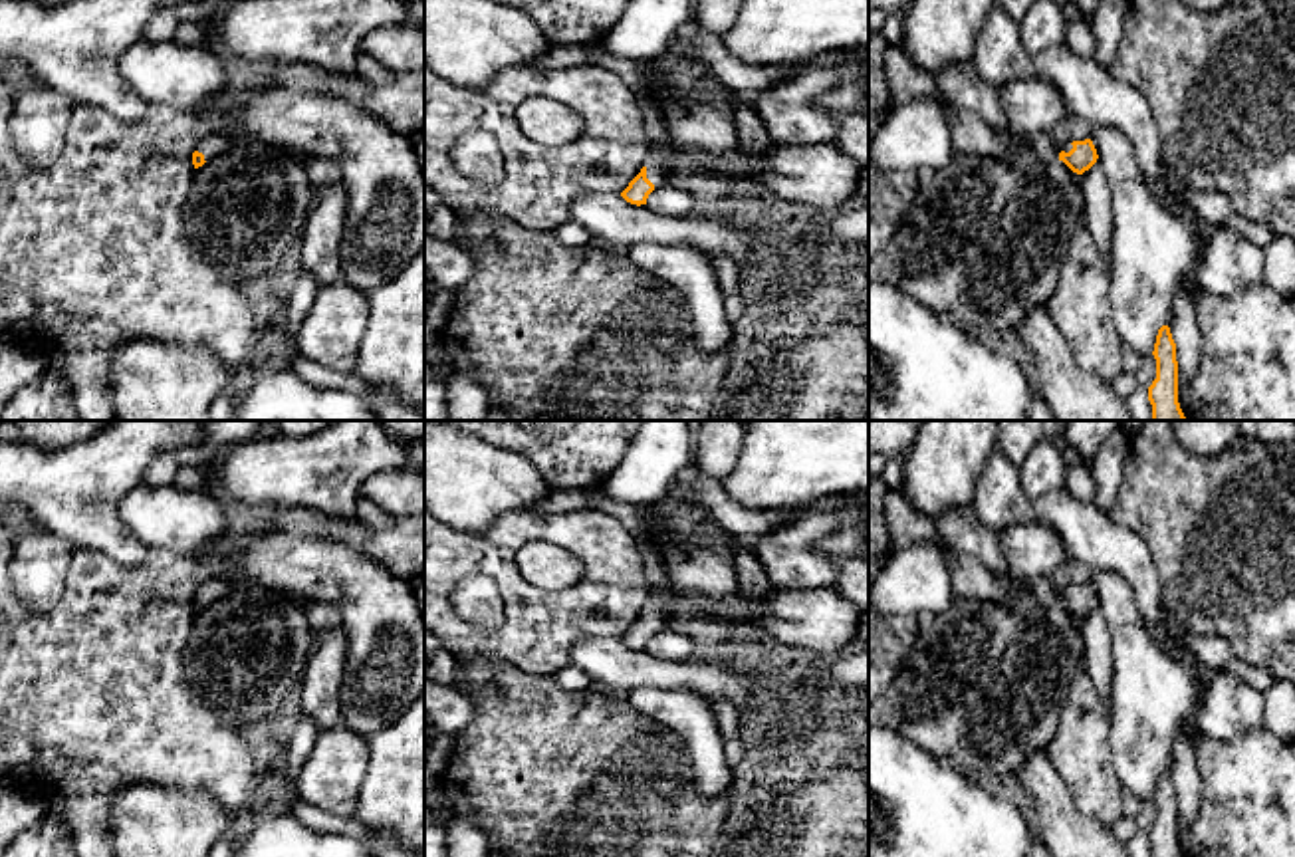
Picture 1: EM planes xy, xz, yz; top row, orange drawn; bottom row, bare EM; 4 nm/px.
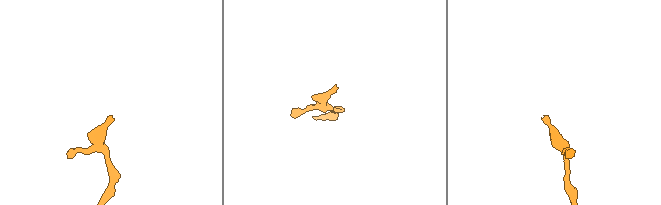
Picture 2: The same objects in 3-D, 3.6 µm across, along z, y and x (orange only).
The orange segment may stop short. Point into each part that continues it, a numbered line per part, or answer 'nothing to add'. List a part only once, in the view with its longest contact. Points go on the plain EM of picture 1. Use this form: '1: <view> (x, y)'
1: xz (635, 518)

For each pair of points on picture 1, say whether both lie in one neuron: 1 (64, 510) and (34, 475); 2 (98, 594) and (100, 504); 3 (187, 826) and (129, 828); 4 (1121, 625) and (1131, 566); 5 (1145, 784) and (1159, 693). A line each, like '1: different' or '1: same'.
1: same
2: different
3: same
4: different
5: same

